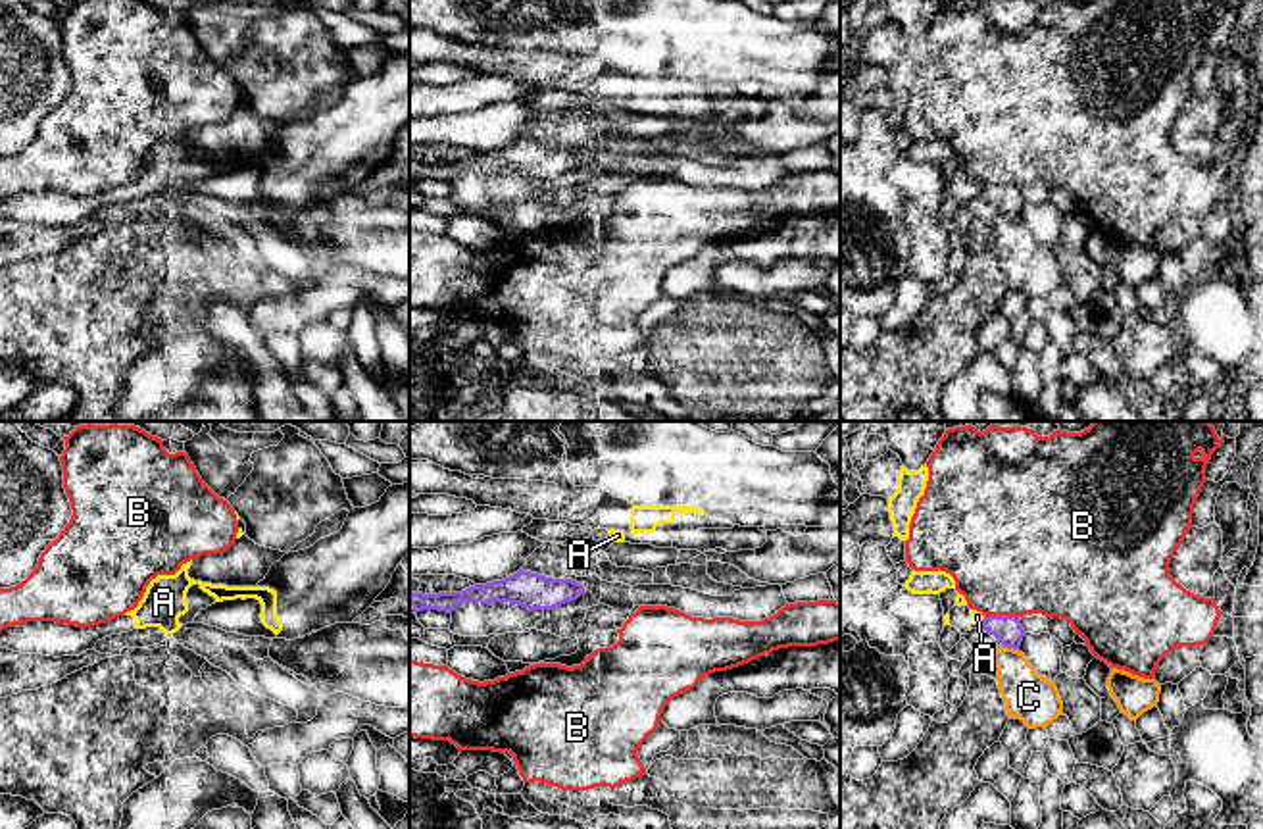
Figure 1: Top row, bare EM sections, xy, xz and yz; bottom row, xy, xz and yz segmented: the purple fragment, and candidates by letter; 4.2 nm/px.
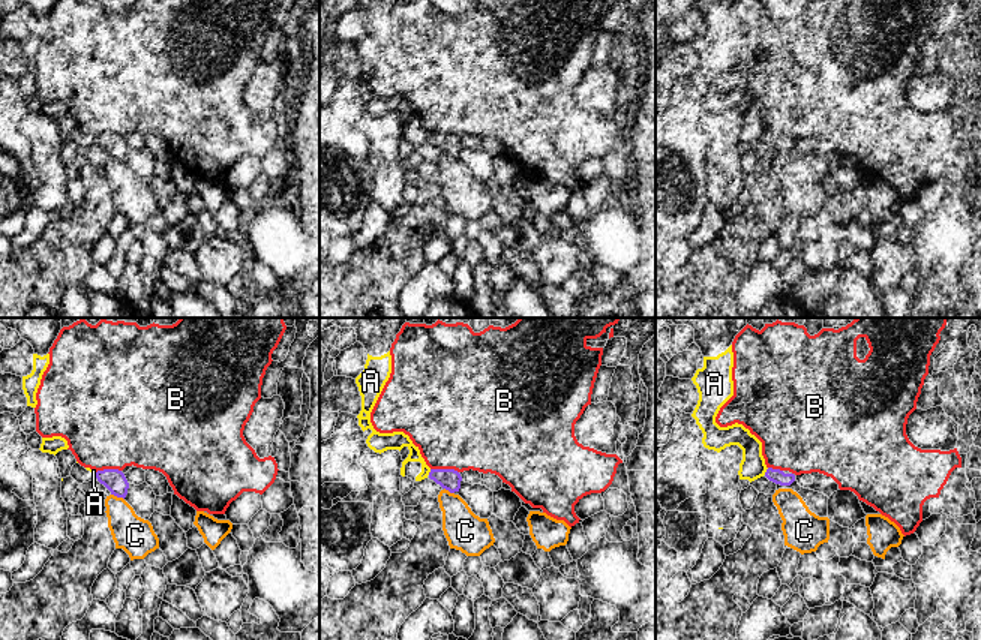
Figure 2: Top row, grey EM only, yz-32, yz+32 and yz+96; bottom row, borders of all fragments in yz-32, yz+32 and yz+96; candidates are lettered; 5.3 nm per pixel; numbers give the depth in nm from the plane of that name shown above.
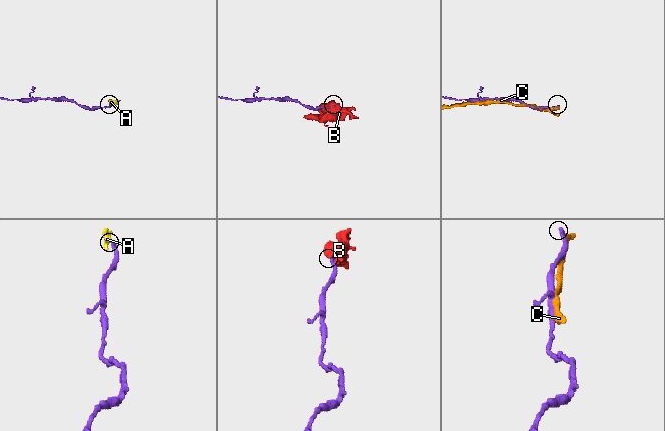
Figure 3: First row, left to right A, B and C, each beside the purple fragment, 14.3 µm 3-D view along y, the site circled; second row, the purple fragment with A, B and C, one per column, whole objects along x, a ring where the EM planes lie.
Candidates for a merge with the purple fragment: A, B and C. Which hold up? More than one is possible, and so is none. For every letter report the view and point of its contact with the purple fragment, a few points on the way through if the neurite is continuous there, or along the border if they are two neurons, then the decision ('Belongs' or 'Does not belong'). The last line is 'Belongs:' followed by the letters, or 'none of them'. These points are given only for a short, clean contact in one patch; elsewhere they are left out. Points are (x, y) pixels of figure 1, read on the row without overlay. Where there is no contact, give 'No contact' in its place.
A: Touches purple at yz (983, 189). Does not belong
B: Touches purple at yz (1000, 185). Boundary: yz (1017, 185), (985, 187). Does not belong
C: Touches purple at yz (1010, 216). Does not belong
Belongs: none of them

